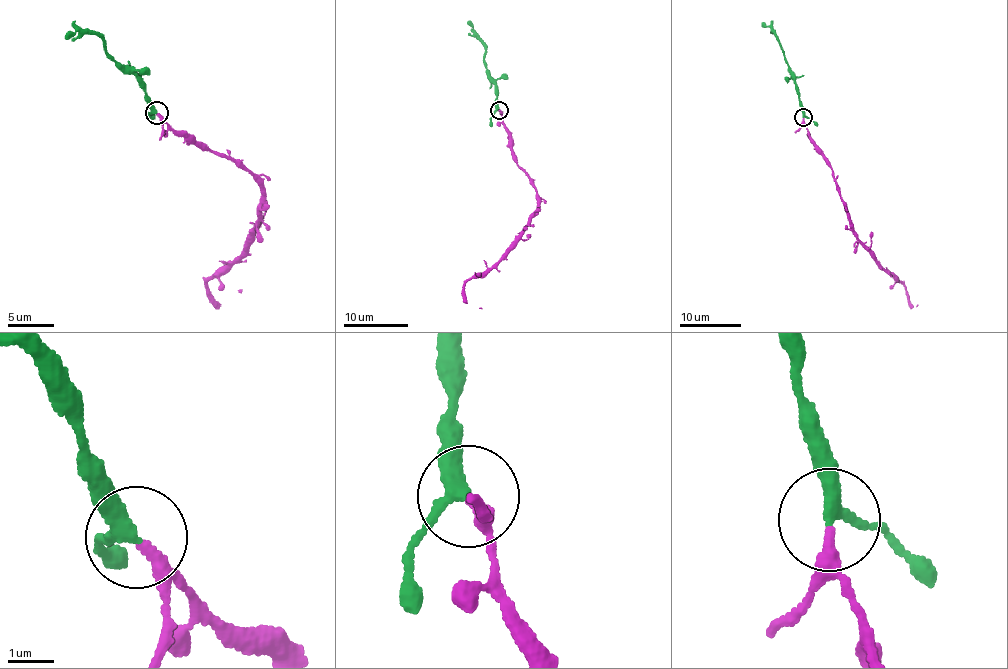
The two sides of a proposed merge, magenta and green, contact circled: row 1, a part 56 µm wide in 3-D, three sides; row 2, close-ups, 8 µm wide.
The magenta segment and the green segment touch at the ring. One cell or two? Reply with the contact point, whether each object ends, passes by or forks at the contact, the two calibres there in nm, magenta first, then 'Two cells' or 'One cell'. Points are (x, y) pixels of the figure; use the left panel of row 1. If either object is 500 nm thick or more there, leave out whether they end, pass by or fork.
Place: (156, 112). At the ring magenta passes by. At the ring green passes by. Thickness 200 nm (magenta) against 280 nm. One cell

